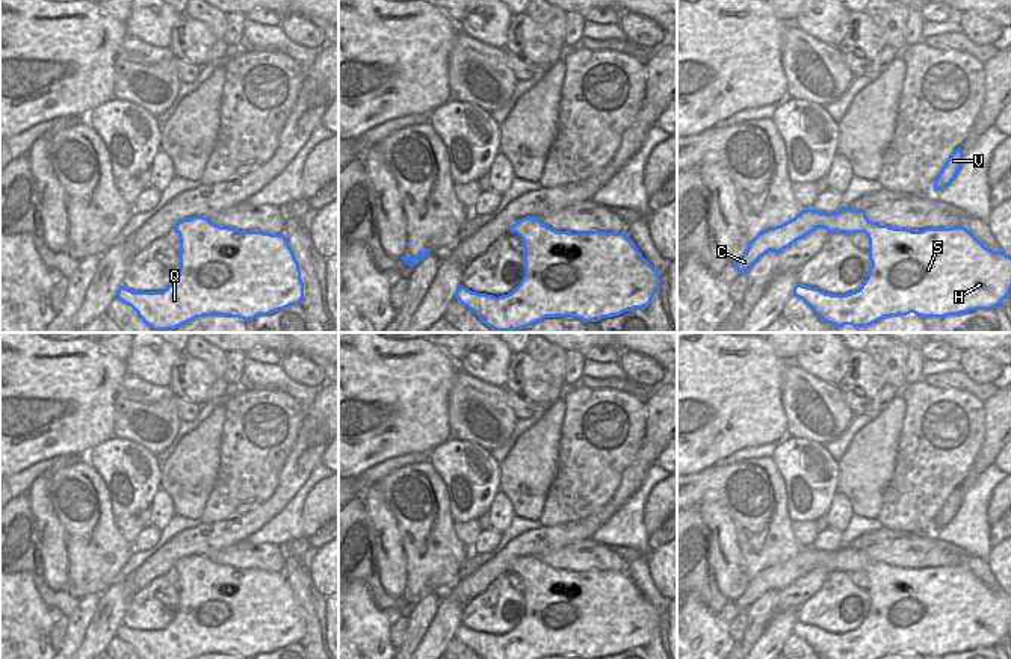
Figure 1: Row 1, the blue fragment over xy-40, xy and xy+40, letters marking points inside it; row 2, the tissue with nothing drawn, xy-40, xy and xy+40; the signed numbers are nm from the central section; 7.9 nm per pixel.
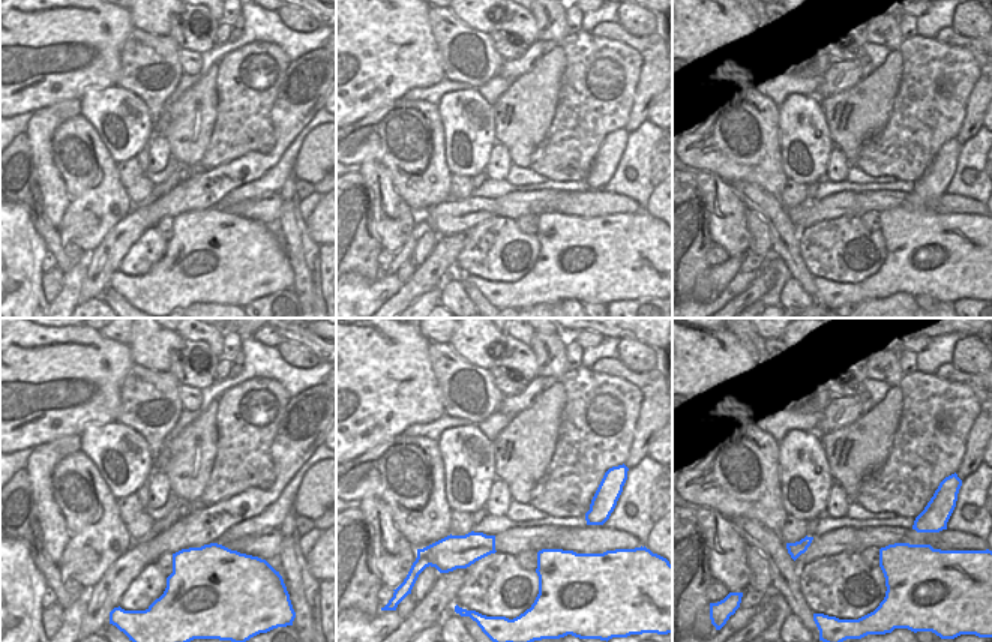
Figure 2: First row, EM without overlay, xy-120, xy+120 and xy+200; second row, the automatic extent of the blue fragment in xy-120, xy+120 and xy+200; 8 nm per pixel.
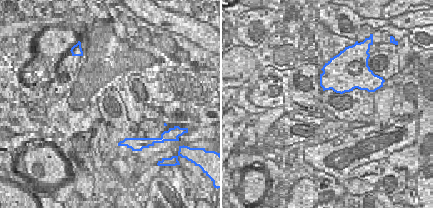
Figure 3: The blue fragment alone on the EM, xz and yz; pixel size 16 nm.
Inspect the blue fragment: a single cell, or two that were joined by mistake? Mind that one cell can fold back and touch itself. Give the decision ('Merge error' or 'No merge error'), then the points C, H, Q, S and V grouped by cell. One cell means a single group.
No merge error. Groups: C H Q S V

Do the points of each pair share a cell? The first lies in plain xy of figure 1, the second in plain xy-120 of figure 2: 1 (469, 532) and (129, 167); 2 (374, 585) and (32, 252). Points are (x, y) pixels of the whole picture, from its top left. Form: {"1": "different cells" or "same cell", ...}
{"1": "same cell", "2": "different cells"}

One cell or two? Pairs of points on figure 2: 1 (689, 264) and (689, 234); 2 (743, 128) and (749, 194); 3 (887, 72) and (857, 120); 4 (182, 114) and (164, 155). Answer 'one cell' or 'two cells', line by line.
1: one cell
2: two cells
3: one cell
4: two cells

